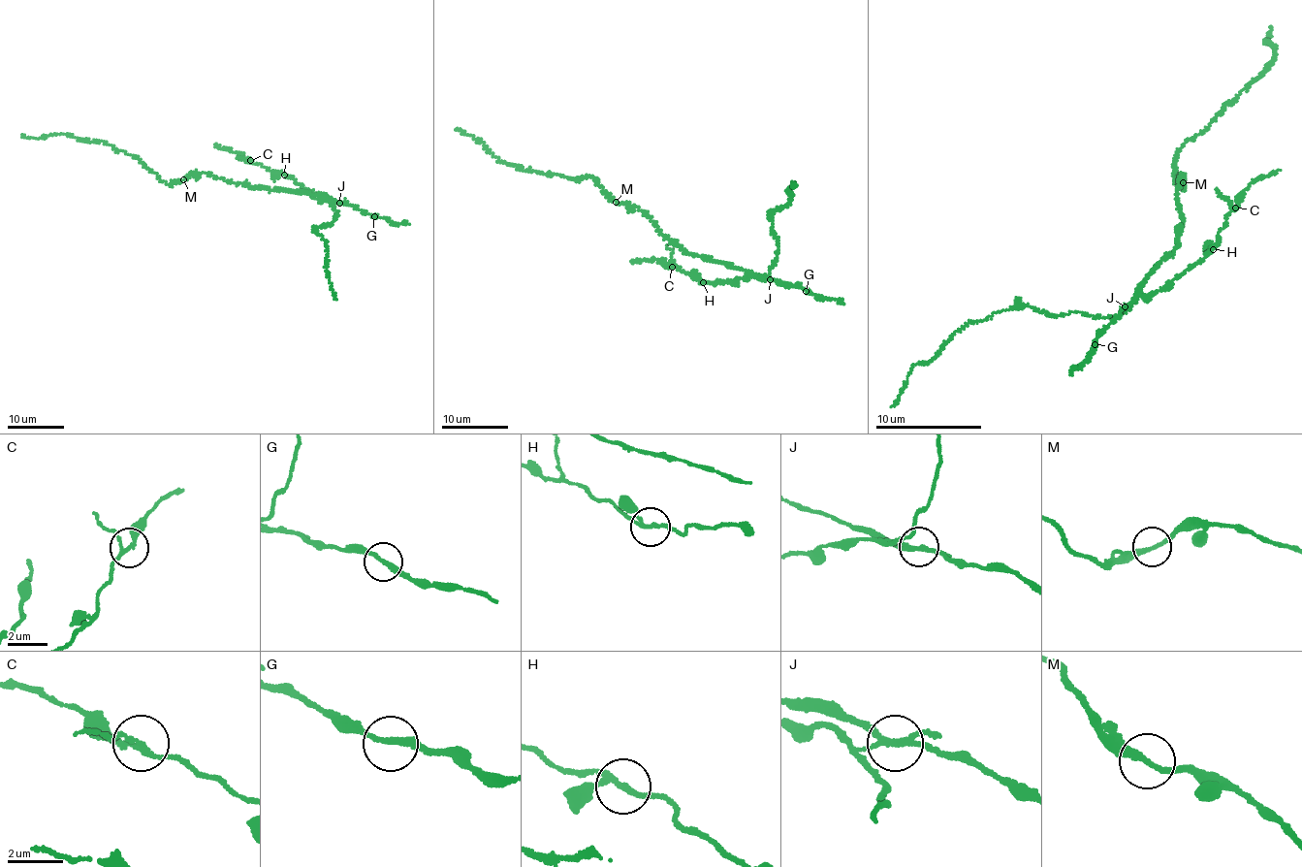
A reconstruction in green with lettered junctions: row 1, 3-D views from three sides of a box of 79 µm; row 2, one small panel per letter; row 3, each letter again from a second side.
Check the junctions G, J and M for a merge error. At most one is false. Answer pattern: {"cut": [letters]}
{"cut": ["J"]}

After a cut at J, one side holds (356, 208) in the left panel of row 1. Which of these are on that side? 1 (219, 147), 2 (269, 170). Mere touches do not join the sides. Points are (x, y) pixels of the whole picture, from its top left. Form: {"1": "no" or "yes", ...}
{"1": "no", "2": "no"}

